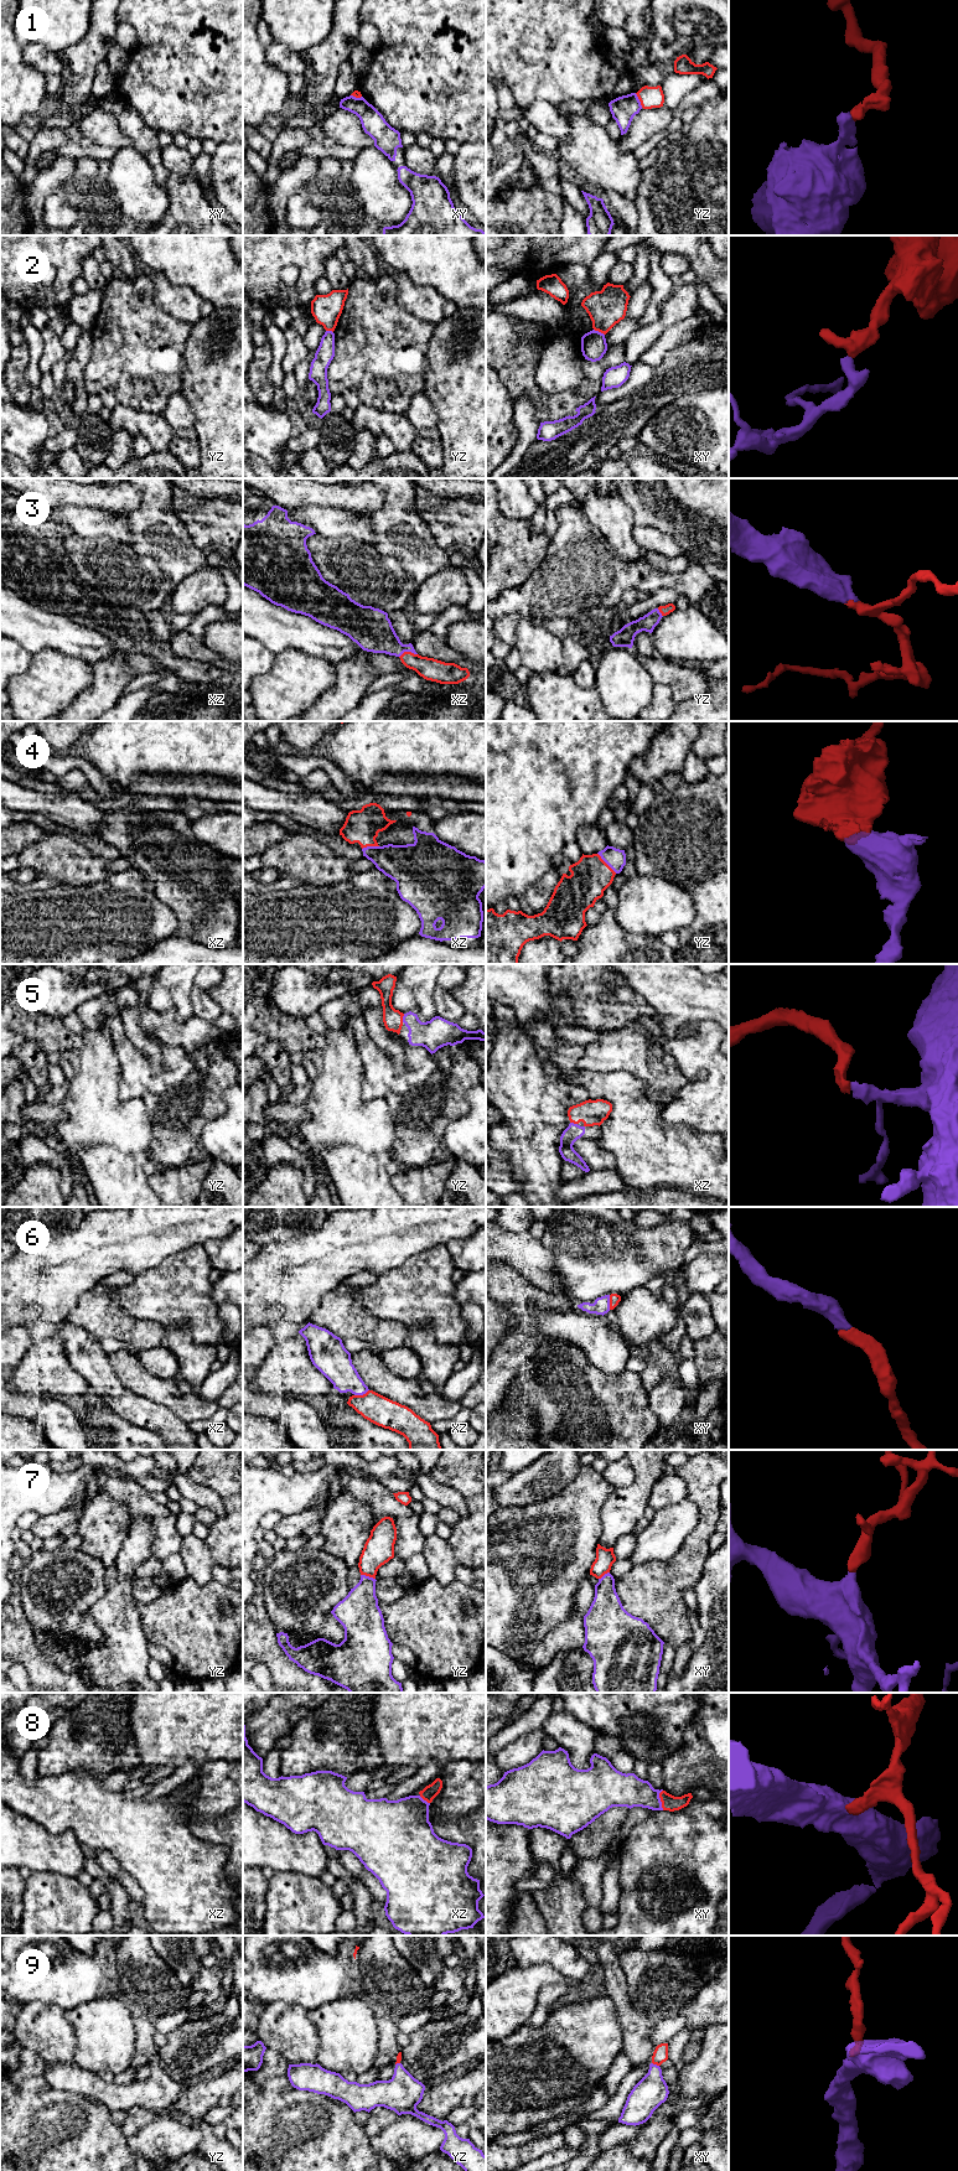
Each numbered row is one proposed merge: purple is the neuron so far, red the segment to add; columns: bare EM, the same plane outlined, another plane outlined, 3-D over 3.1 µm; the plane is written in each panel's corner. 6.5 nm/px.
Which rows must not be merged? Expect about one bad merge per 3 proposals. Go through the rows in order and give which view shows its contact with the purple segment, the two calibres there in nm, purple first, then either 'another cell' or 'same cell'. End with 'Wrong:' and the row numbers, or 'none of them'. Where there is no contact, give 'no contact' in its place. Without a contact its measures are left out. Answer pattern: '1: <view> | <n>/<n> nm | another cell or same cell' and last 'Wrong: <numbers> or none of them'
1: yz | 160/140 nm | another cell
2: xy | 170/240 nm | another cell
3: xz | 240/140 nm | same cell
4: yz | 130/260 nm | same cell
5: yz | 190/130 nm | same cell
6: xz | 200/190 nm | same cell
7: yz | 280/190 nm | same cell
8: xy | 220/100 nm | same cell
9: xy | 200/100 nm | same cell
Wrong: 1, 2

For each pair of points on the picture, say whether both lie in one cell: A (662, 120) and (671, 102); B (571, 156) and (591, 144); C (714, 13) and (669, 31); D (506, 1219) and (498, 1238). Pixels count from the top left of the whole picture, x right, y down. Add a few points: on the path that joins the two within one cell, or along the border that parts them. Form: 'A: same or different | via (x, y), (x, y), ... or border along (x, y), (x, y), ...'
A: different | border along (663, 105), (673, 110)
B: same | via (576, 154), (581, 154), (586, 149)
C: same | via (703, 17), (687, 17), (681, 24)
D: different | border along (498, 1223), (508, 1231), (528, 1232)

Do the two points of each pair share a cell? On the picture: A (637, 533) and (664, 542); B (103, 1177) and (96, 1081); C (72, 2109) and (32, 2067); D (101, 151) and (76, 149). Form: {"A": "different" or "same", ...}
{"A": "same", "B": "same", "C": "same", "D": "same"}

